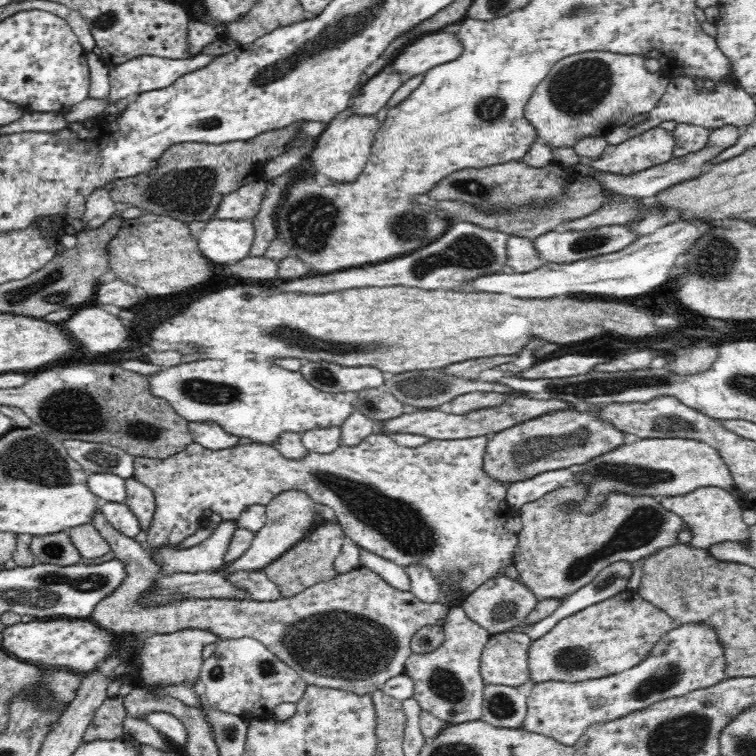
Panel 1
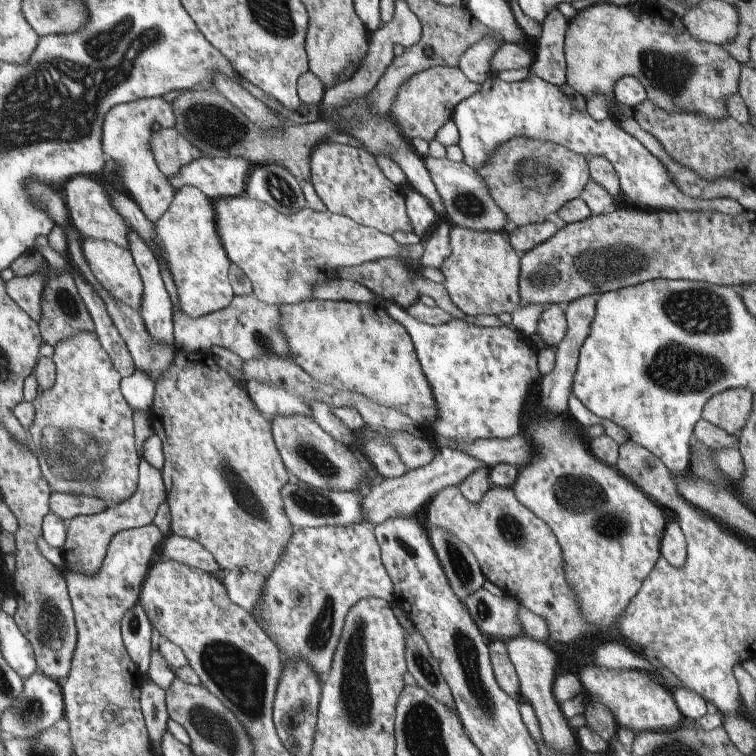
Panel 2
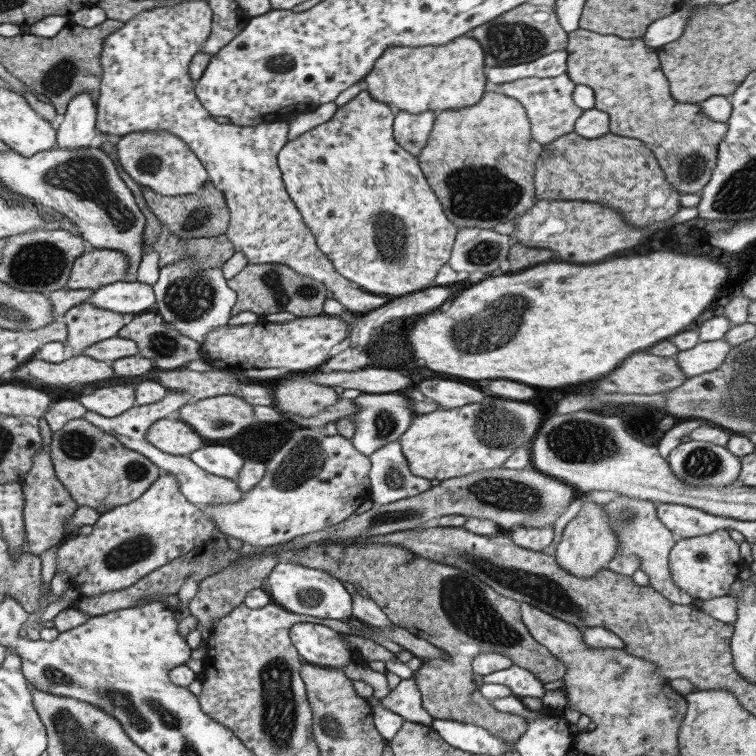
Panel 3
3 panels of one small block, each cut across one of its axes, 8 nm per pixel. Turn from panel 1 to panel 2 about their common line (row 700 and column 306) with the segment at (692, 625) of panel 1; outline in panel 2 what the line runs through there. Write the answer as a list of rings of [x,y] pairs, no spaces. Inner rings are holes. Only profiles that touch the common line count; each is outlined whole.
[[[353,523],[321,525],[315,528],[303,527],[294,529],[287,544],[284,544],[283,550],[266,578],[262,601],[251,616],[274,642],[281,656],[287,657],[290,661],[305,659],[316,670],[321,682],[329,670],[347,611],[355,603],[369,597],[379,597],[393,605],[393,593],[371,526]]]

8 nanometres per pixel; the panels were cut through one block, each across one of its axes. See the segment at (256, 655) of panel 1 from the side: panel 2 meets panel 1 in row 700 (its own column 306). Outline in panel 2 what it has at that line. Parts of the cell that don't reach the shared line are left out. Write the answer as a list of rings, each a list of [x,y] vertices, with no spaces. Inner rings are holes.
[[[245,194],[237,195],[236,197],[226,197],[225,199],[217,199],[213,201],[214,210],[214,221],[216,226],[216,233],[220,243],[222,244],[223,250],[226,252],[227,258],[233,263],[239,270],[243,271],[243,274],[249,279],[250,285],[252,286],[252,292],[254,295],[265,304],[268,305],[282,305],[285,304],[293,304],[296,302],[301,302],[305,299],[313,299],[310,292],[312,291],[312,286],[317,283],[326,281],[327,279],[335,279],[337,278],[336,268],[341,268],[345,266],[353,266],[357,264],[361,264],[365,261],[377,260],[379,257],[398,257],[400,260],[403,257],[407,257],[408,259],[420,260],[424,246],[421,243],[417,243],[414,245],[405,245],[401,246],[397,244],[393,238],[390,236],[381,234],[381,232],[376,231],[373,227],[364,227],[363,225],[357,224],[354,220],[348,219],[343,215],[336,215],[326,212],[316,212],[309,207],[305,206],[298,211],[295,211],[295,214],[290,214],[285,216],[285,214],[281,214],[279,211],[276,211],[274,208],[271,208],[268,204],[261,203],[260,201],[256,201],[251,197],[248,197]]]

